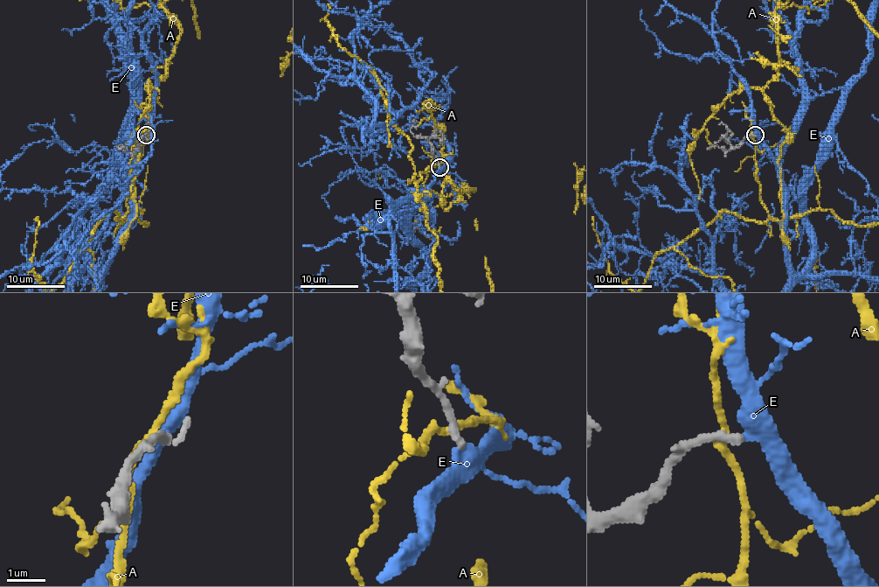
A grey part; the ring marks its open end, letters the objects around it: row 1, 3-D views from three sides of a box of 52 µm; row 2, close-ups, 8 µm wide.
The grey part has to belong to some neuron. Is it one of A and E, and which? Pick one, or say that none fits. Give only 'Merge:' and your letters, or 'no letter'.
Merge: E

